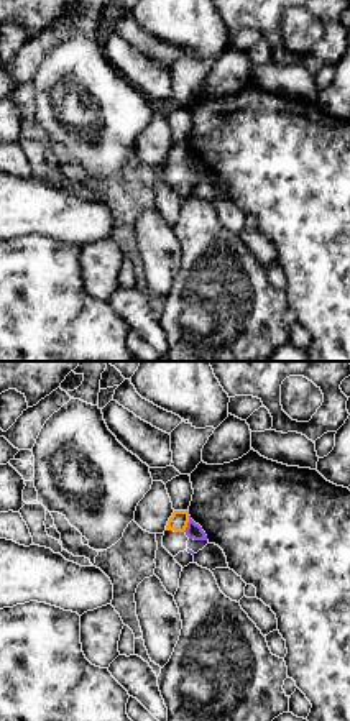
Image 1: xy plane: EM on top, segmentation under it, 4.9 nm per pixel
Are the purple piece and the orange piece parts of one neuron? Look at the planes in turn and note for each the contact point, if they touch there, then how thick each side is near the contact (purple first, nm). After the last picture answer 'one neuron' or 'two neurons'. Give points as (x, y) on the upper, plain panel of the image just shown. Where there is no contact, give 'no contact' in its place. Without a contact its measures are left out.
contact (188, 156); calibres 80 and 90 nm

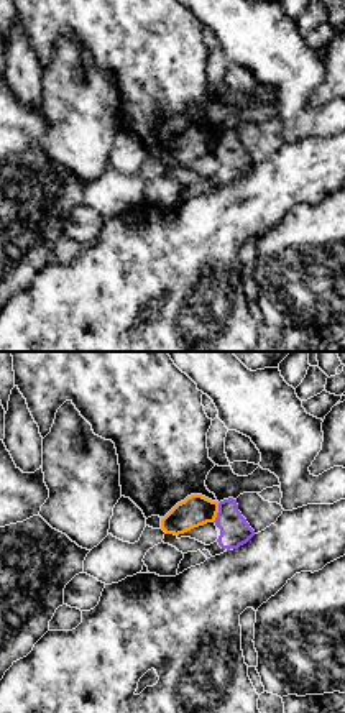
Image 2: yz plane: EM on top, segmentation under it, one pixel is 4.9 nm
contact (217, 145); calibres 150 and 160 nm

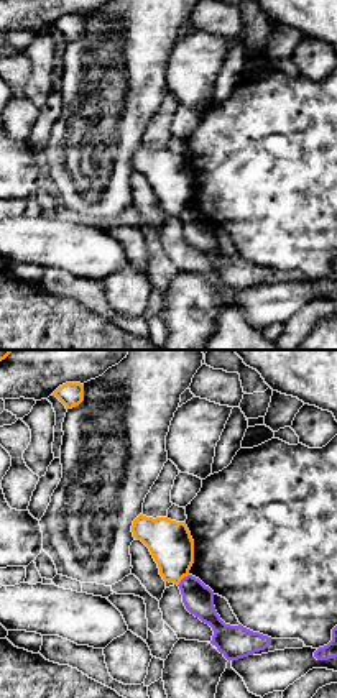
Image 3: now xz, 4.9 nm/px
contact (181, 212); calibres 150 and 220 nm

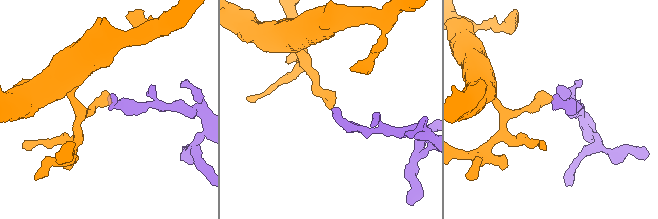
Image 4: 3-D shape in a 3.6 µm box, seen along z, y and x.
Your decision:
two neurons

